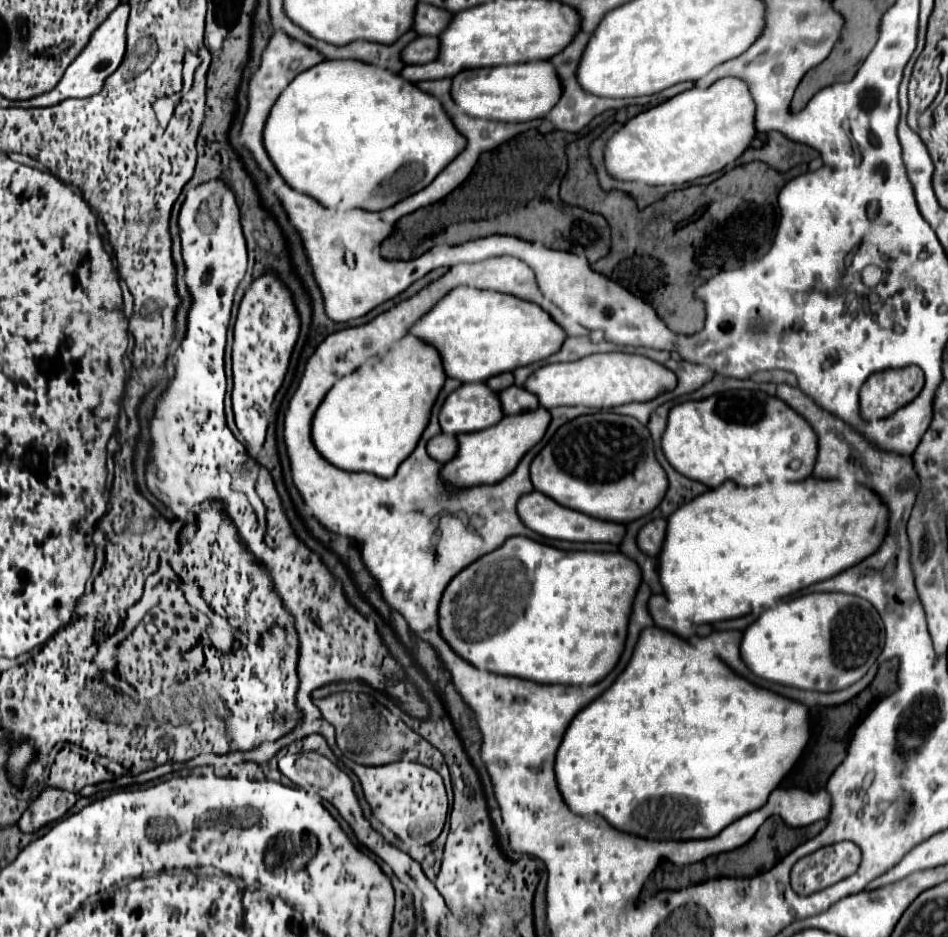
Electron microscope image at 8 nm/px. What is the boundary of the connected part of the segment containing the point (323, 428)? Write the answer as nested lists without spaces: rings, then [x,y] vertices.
[[[404,336],[388,352],[370,358],[352,374],[340,378],[320,402],[312,418],[312,444],[320,456],[332,466],[346,472],[370,472],[380,478],[390,478],[396,468],[416,448],[428,420],[434,400],[444,384],[442,362],[438,352],[414,336]]]

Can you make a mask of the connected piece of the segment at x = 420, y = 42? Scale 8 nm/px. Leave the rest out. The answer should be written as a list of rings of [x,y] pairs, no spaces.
[[[418,36],[402,50],[404,64],[422,64],[432,62],[438,56],[438,38],[436,36]]]

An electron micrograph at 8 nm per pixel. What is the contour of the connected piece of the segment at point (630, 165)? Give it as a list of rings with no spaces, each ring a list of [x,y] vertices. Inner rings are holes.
[[[720,78],[710,88],[686,90],[628,120],[604,146],[610,178],[646,186],[682,186],[734,162],[754,138],[754,100],[738,78]]]

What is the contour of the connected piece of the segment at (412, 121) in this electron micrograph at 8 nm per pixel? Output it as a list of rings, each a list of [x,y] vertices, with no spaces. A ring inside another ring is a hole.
[[[324,60],[310,70],[300,72],[272,106],[262,132],[262,142],[274,168],[292,190],[340,212],[352,208],[378,212],[394,206],[410,194],[426,188],[466,146],[464,136],[456,132],[438,100],[394,72],[354,60]],[[400,168],[406,168],[406,174],[396,182],[398,188],[390,190],[390,194],[382,192],[382,198],[378,198],[378,186],[392,178]]]

